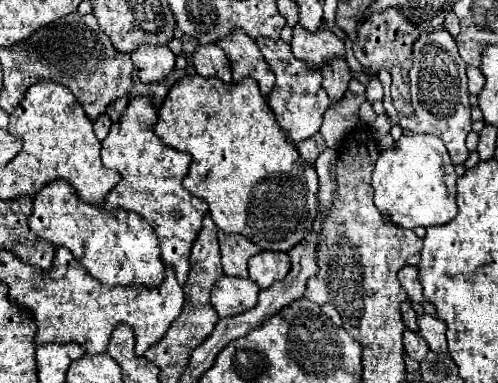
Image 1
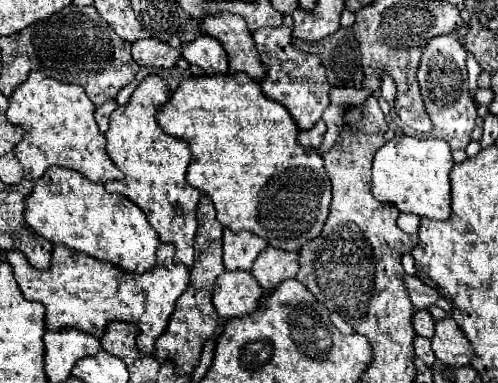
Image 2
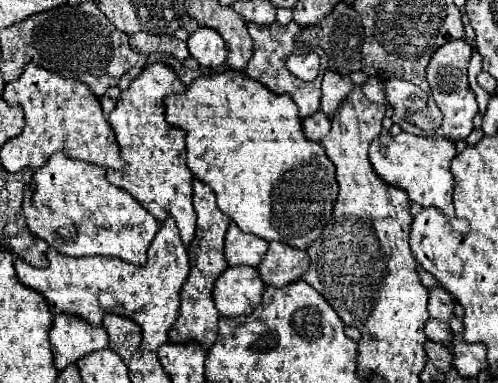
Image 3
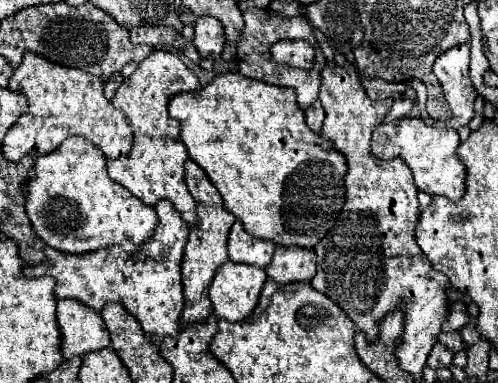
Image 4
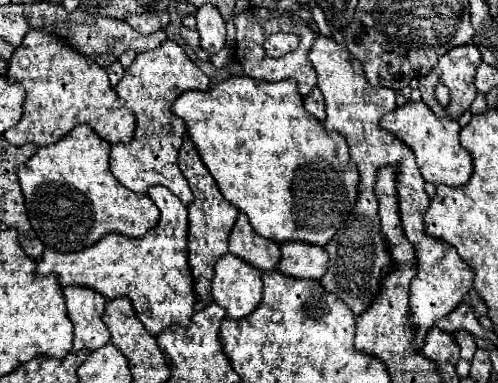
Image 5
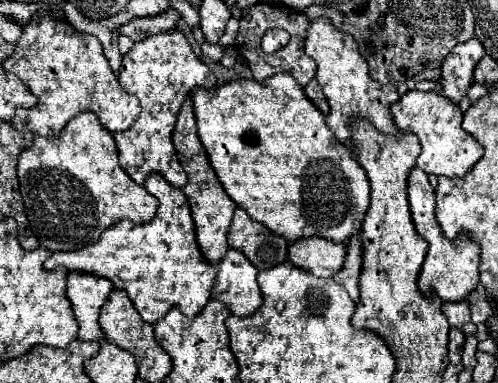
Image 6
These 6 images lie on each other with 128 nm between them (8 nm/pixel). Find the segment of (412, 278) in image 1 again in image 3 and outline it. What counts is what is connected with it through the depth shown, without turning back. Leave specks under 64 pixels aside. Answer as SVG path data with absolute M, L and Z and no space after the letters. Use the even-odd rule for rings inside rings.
M430 288L428 292L428 314L430 318L446 322L452 316L452 296L444 288Z

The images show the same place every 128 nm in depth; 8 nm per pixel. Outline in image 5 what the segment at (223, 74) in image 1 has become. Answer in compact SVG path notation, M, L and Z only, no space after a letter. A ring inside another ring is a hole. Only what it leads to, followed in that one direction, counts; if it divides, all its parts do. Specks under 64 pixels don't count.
M206 4L198 10L196 20L198 20L200 46L208 54L220 52L224 48L224 42L226 42L226 24L224 24L220 12L216 12L216 8Z

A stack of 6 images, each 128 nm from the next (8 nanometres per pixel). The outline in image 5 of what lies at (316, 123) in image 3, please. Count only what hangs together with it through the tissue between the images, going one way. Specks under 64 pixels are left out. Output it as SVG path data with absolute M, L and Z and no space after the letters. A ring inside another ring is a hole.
M314 88L306 98L304 98L304 108L318 120L322 122L326 118L326 112L324 112L324 98L322 98L322 92L318 88Z

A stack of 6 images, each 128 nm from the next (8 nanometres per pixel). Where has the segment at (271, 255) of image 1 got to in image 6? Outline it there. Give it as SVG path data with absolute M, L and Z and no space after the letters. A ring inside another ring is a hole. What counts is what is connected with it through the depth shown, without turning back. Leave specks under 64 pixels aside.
M304 238L288 244L288 262L320 278L332 278L342 268L344 258L344 244L334 244L324 238Z

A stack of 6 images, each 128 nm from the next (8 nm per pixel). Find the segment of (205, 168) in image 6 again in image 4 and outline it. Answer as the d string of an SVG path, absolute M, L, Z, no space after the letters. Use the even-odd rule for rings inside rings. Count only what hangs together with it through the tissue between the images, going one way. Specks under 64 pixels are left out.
M192 160L186 162L186 184L196 200L196 212L198 212L198 222L190 228L188 244L184 250L184 262L182 262L182 286L184 286L184 310L180 318L180 330L184 330L190 324L196 322L206 322L208 316L212 314L212 304L208 298L210 282L216 274L216 270L228 262L228 252L226 252L226 240L228 232L234 224L234 216L228 214L222 206L222 196L214 188L214 184L208 180L202 168L194 164Z

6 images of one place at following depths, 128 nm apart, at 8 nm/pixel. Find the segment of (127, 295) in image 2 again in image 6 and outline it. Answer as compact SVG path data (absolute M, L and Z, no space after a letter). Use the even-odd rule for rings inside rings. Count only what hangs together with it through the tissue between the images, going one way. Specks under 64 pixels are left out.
M150 174L144 188L158 198L158 212L148 224L120 222L88 248L76 252L52 252L44 262L46 270L64 266L68 272L84 272L106 278L114 288L124 290L138 314L156 324L170 308L180 308L184 316L196 316L210 300L210 288L218 268L202 258L196 244L194 220L182 190L170 186L160 174Z

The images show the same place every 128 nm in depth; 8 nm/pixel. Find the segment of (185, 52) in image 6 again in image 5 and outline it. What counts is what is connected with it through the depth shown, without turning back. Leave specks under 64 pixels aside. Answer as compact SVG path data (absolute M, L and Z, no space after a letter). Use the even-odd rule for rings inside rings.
M166 40L160 48L138 54L130 70L116 86L116 94L134 112L136 130L128 144L114 144L110 150L110 172L116 180L132 192L146 194L150 186L166 186L186 206L192 204L192 192L178 168L178 150L186 138L184 122L172 114L174 100L188 90L208 90L208 76L186 56L184 48Z

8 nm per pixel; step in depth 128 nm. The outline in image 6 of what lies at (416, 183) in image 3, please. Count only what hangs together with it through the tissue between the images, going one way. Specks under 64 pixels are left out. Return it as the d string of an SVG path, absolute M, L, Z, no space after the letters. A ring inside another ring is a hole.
M408 90L396 104L392 104L392 118L398 130L418 136L418 142L422 146L418 166L426 174L462 178L474 168L474 164L482 156L480 144L476 144L476 140L462 130L462 112L458 104L452 104L440 94Z

